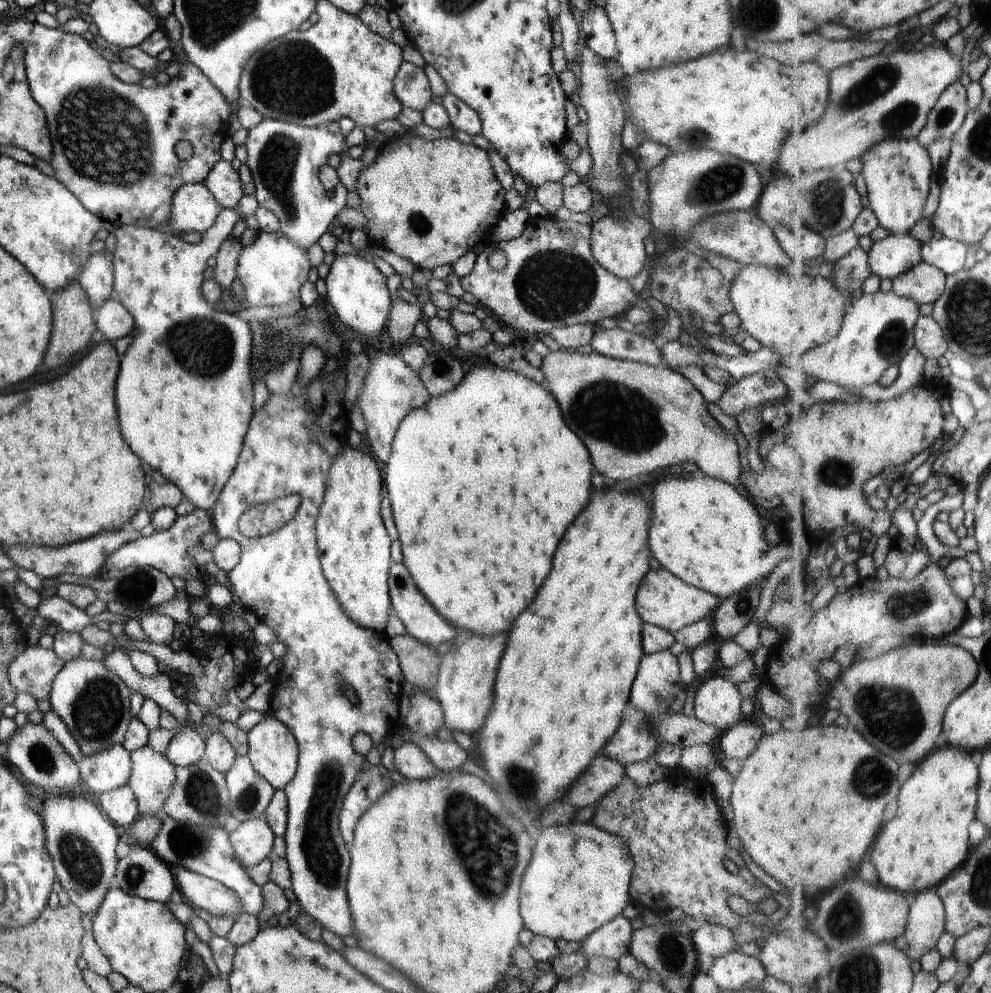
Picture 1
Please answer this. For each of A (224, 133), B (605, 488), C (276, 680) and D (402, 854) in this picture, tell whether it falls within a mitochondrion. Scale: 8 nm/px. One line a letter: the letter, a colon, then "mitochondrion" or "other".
A: other
B: other
C: other
D: other

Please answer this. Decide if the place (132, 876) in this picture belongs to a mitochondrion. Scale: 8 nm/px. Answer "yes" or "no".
yes

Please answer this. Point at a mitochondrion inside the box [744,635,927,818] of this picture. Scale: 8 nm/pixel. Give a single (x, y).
(872, 773)

